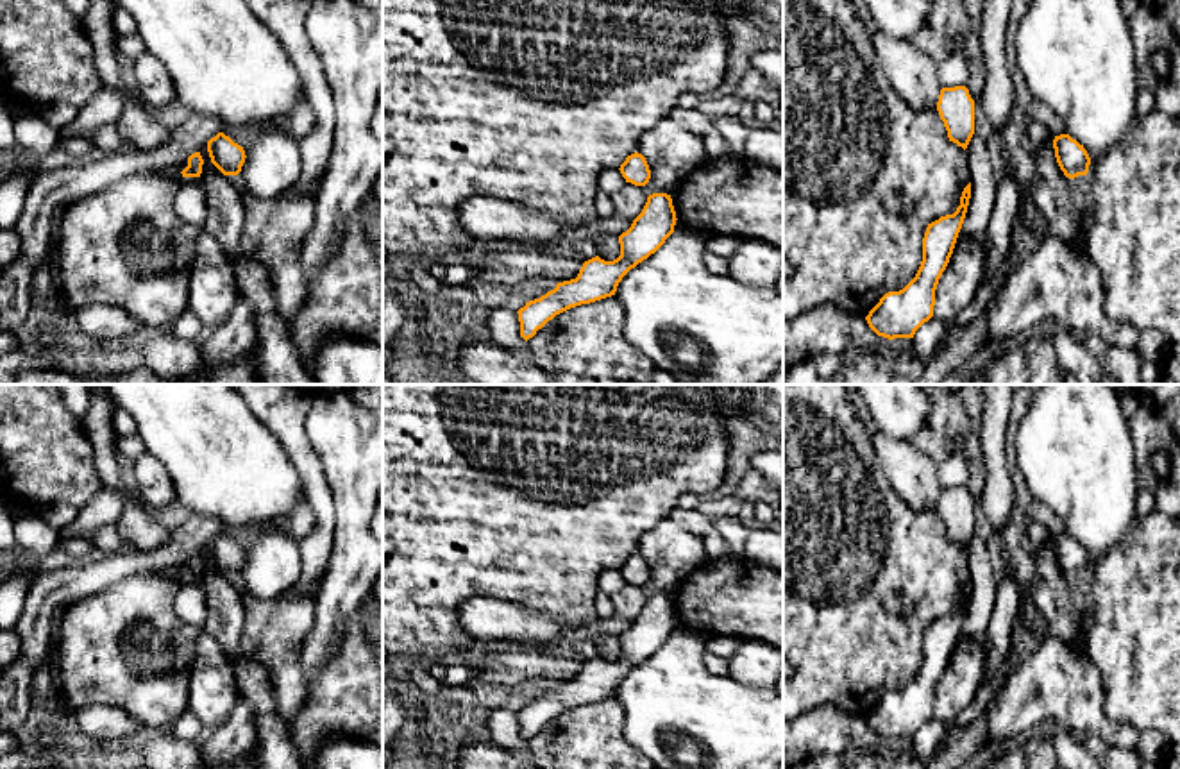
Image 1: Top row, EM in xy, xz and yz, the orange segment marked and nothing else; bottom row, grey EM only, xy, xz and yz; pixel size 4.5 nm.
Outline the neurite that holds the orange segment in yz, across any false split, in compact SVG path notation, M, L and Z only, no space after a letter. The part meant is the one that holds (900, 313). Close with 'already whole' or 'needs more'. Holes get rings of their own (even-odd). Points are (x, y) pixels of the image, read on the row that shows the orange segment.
M971 182L964 188L953 215L928 224L923 238L923 261L915 277L899 292L885 293L865 317L869 327L883 338L914 338L933 317L935 290L953 254L971 199Z | already whole

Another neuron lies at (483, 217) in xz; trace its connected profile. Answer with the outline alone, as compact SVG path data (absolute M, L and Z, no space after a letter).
M472 197L459 206L459 224L476 240L558 241L563 225L536 211L492 197Z

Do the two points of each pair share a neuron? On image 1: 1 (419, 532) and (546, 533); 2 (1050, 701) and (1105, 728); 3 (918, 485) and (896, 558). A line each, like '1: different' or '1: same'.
1: same
2: same
3: different

